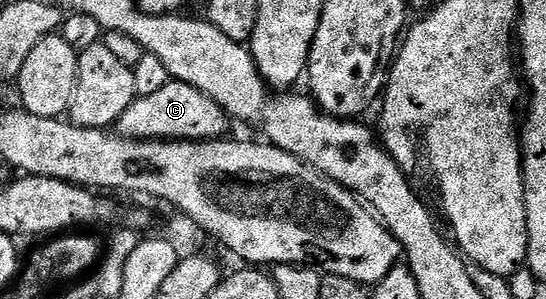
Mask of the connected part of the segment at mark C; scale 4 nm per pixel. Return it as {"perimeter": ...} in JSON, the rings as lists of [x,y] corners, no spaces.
{"perimeter":[[[170,80],[166,88],[150,96],[136,98],[122,112],[118,123],[119,133],[126,138],[167,140],[169,142],[210,142],[225,137],[230,115],[206,92],[185,82]]]}

